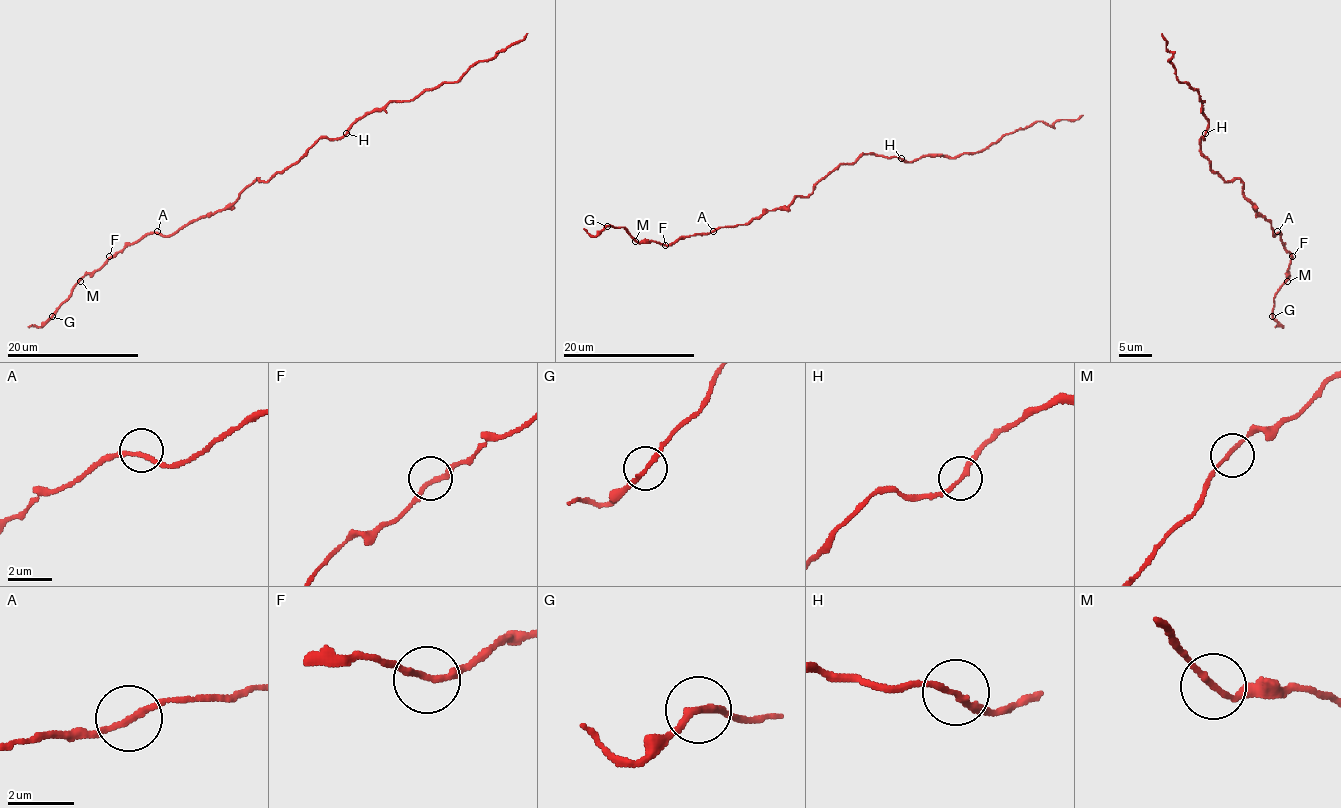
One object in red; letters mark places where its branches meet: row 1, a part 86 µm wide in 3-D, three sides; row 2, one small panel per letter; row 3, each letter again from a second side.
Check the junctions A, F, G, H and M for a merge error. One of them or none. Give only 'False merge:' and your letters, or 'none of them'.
False merge: H

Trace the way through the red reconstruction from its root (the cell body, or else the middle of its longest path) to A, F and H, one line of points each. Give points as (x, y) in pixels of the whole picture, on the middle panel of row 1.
A: (826, 176), (811, 194), (797, 196), (787, 206), (763, 212), (744, 224), (713, 231)
F: (826, 176), (811, 194), (797, 196), (787, 206), (763, 212), (744, 224), (682, 236), (665, 245)
H: (826, 176), (840, 164), (852, 164), (869, 153), (902, 158)

